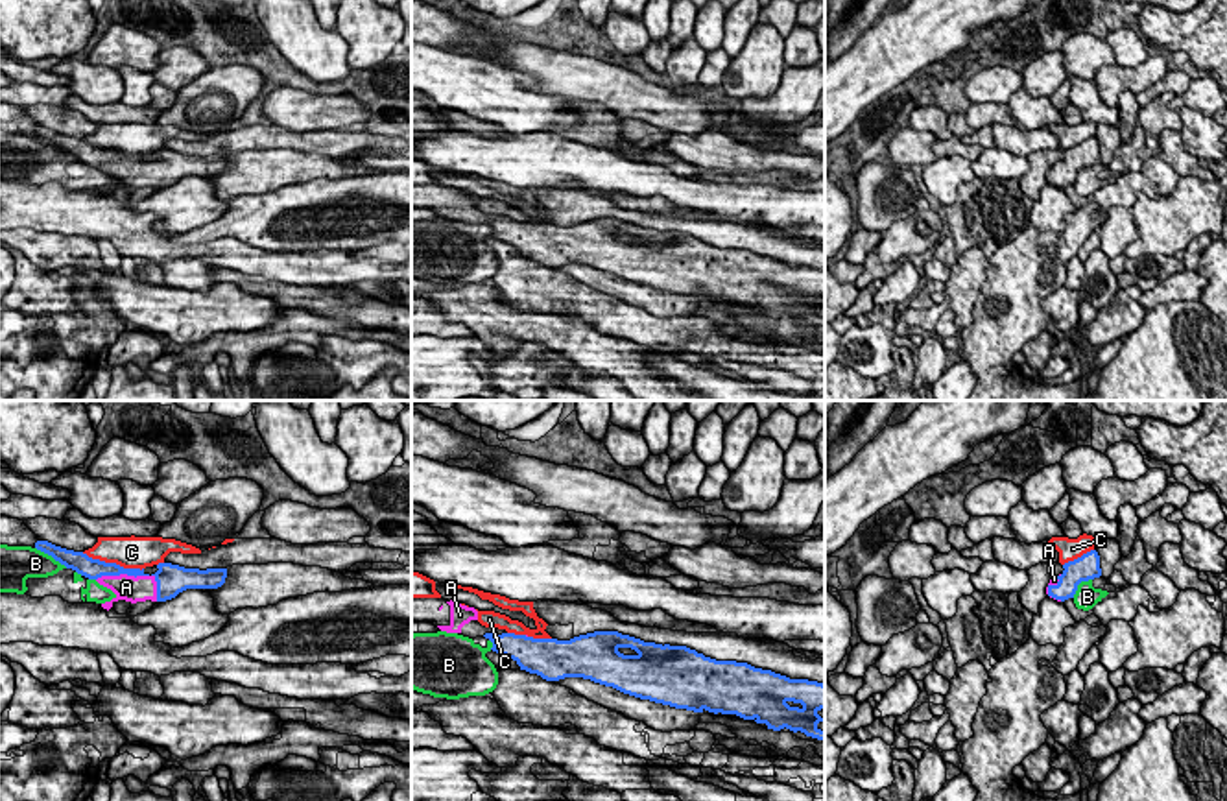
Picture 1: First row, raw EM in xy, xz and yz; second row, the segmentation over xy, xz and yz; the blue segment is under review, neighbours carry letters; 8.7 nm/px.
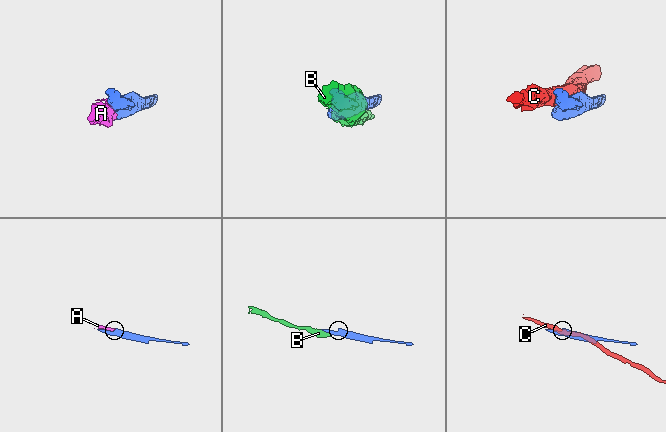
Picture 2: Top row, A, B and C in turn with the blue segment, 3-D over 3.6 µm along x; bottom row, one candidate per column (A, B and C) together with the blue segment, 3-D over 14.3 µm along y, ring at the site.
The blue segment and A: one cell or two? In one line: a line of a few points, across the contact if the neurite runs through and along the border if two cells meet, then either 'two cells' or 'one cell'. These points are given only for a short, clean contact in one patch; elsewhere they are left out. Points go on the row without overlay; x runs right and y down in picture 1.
one cell

